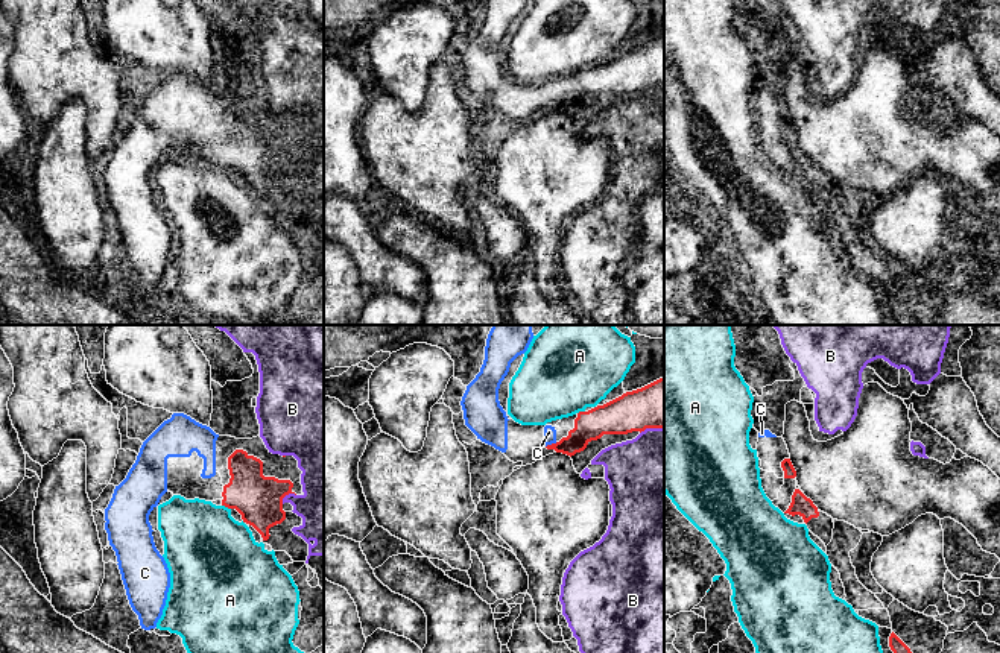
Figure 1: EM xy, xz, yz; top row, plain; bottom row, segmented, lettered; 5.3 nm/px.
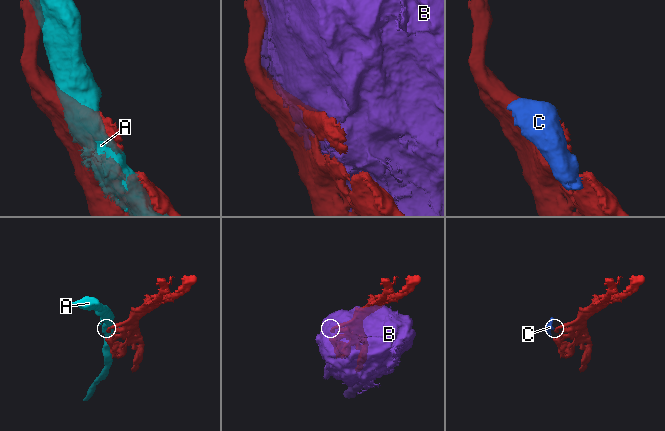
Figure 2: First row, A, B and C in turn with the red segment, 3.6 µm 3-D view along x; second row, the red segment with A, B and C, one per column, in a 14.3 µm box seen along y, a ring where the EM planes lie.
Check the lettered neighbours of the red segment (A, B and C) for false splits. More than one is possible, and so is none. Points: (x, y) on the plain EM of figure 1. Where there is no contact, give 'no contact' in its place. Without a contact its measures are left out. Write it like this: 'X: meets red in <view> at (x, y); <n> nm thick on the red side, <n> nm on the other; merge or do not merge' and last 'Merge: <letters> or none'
A: meets red in xy at (227, 166); 240 nm thick on the red side, 440 nm on the other; do not merge
B: meets red in xy at (286, 154); 240 nm thick on the red side, 260 nm on the other; do not merge
C: meets red in xz at (552, 104); 160 nm thick on the red side, 60 nm on the other; merge
Merge: C

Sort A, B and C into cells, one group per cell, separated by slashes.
A / B / C

